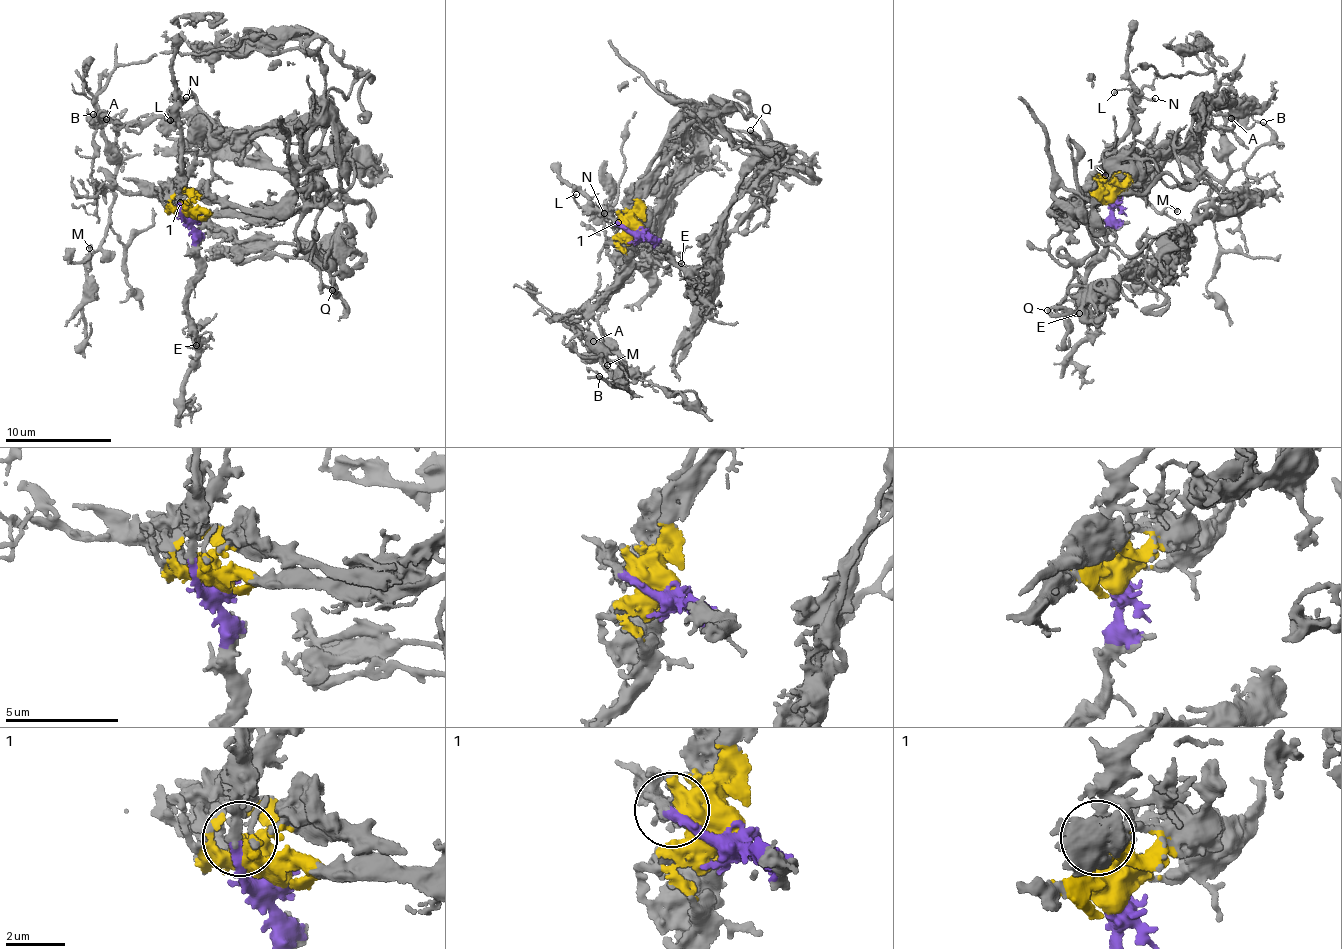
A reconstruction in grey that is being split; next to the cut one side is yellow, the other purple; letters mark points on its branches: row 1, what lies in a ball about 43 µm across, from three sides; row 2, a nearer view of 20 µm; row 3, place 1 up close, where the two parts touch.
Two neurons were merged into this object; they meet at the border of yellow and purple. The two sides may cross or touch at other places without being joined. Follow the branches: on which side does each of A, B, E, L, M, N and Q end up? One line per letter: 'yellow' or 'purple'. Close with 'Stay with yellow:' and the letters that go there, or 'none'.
A: yellow
B: yellow
E: purple
L: purple
M: yellow
N: purple
Q: yellow
Stay with yellow: A, B, M, Q

